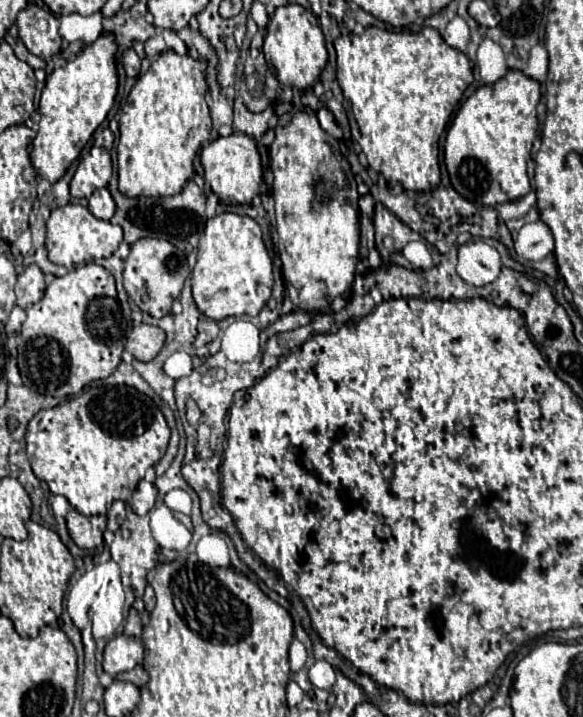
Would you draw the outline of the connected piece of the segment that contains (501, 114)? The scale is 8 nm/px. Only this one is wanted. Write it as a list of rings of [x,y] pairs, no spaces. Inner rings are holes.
[[[508,70],[496,84],[480,86],[456,112],[444,144],[450,182],[470,202],[496,206],[530,192],[526,164],[538,132],[536,106],[540,82],[520,70]]]

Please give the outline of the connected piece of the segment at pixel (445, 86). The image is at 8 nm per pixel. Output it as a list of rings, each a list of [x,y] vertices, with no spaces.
[[[366,28],[360,36],[348,34],[334,42],[336,72],[344,90],[344,98],[352,108],[356,128],[352,136],[362,146],[368,166],[388,180],[388,186],[400,184],[410,192],[432,192],[440,184],[438,144],[452,114],[462,100],[464,90],[474,82],[472,66],[466,54],[446,46],[444,38],[434,28],[420,32],[390,32],[380,28]]]

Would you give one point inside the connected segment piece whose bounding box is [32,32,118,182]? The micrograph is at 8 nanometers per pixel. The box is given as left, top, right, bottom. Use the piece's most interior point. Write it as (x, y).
(77, 96)

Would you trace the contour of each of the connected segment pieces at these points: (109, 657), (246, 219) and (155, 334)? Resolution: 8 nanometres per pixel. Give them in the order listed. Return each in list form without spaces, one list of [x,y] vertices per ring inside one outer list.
[[[120,634],[112,638],[104,648],[104,672],[116,678],[122,672],[132,670],[144,660],[144,644],[142,638]]]
[[[222,212],[210,218],[206,222],[204,234],[200,236],[198,260],[192,270],[192,294],[198,310],[212,320],[222,320],[226,316],[240,316],[240,314],[256,316],[272,296],[272,284],[274,284],[272,260],[266,252],[260,224],[250,216],[240,216],[234,212]]]
[[[140,324],[136,326],[126,342],[126,350],[140,362],[148,362],[154,360],[156,354],[162,350],[166,342],[166,334],[164,330],[156,328],[156,326],[148,326],[148,324]]]

